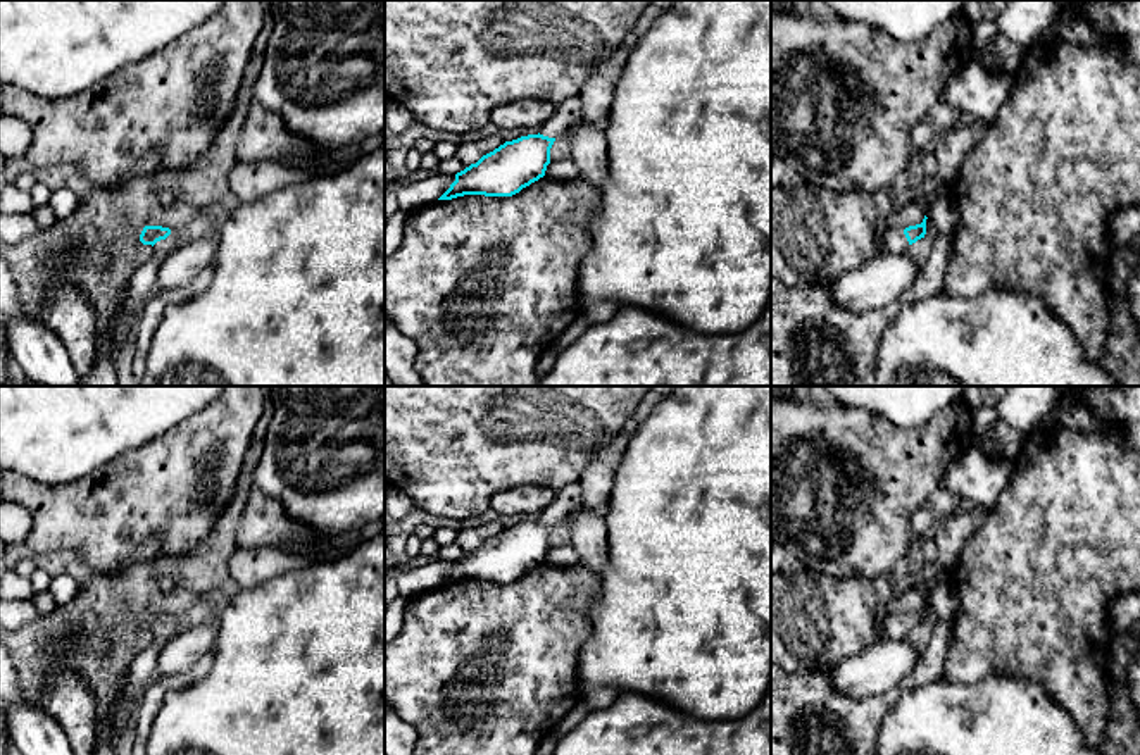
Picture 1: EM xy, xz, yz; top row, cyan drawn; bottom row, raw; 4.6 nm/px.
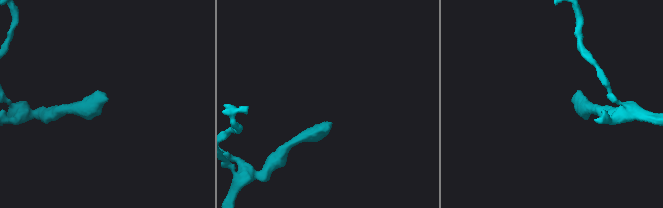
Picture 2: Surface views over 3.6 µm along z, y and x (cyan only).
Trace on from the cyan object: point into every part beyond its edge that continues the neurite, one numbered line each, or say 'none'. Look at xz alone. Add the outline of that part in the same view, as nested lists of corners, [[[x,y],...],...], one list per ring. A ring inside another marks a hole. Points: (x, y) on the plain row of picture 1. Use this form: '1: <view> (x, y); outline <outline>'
1: xz (568, 499); outline [[[578,483],[567,484],[555,493],[554,502],[538,512],[538,519],[548,524],[561,524],[573,510],[583,503],[583,495]]]

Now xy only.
1: xy (144, 667); outline [[[172,617],[166,626],[160,626],[153,631],[153,643],[145,648],[133,662],[131,677],[128,681],[128,688],[124,693],[124,707],[121,717],[116,724],[116,736],[119,736],[128,722],[133,702],[136,696],[141,696],[143,689],[148,686],[152,677],[155,676],[155,667],[159,660],[159,652],[162,646],[172,640],[179,631],[181,617]]]

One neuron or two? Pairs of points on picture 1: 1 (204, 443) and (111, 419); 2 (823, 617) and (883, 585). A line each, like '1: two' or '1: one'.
1: two
2: one

